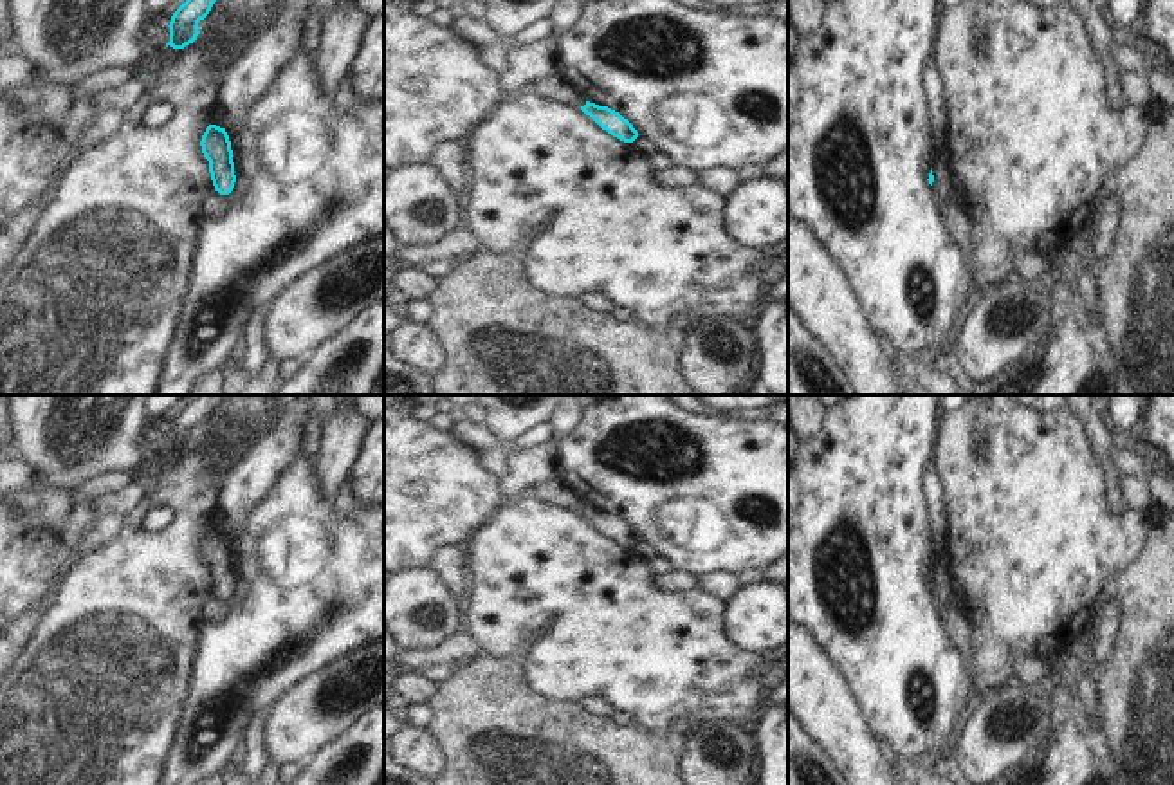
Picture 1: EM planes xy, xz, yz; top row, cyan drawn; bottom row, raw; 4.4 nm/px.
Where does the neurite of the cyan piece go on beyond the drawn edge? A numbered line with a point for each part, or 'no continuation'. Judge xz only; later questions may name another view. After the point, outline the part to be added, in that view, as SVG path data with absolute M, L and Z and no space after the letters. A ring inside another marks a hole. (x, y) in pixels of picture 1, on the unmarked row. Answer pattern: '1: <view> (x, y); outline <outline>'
no continuation

